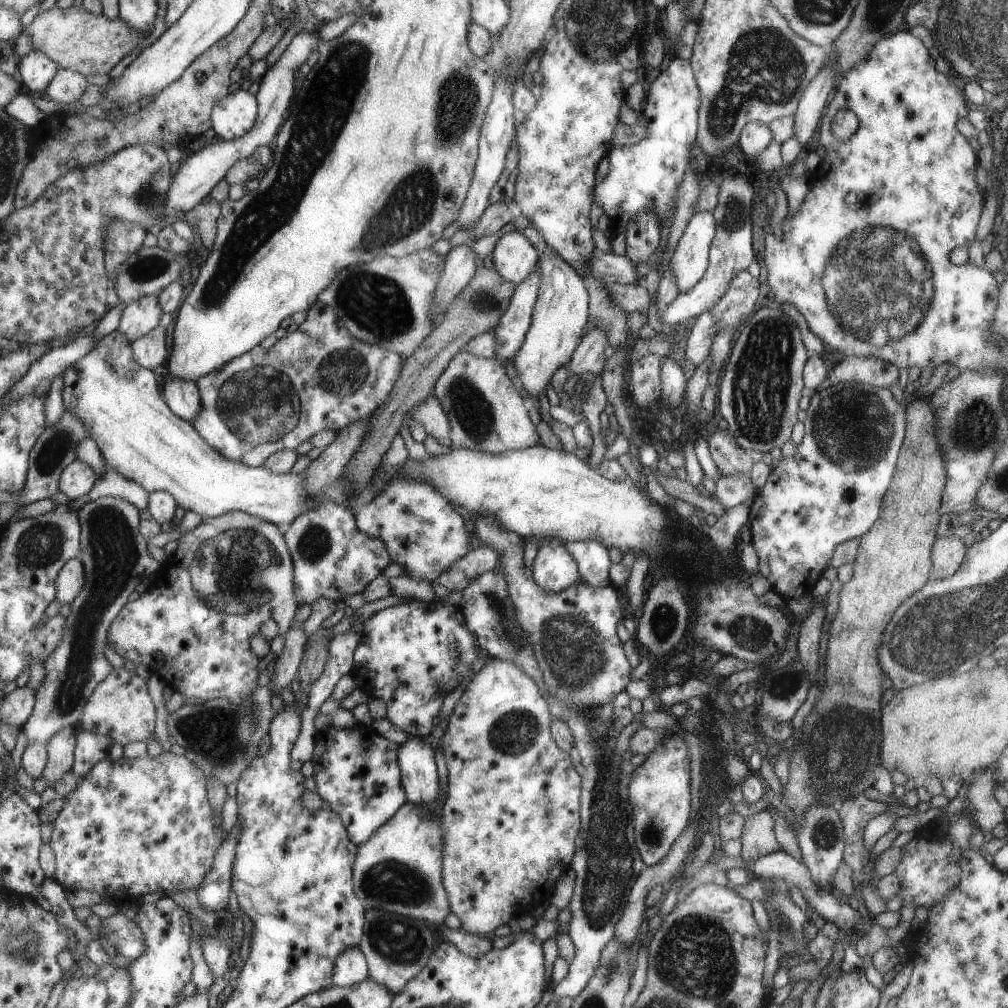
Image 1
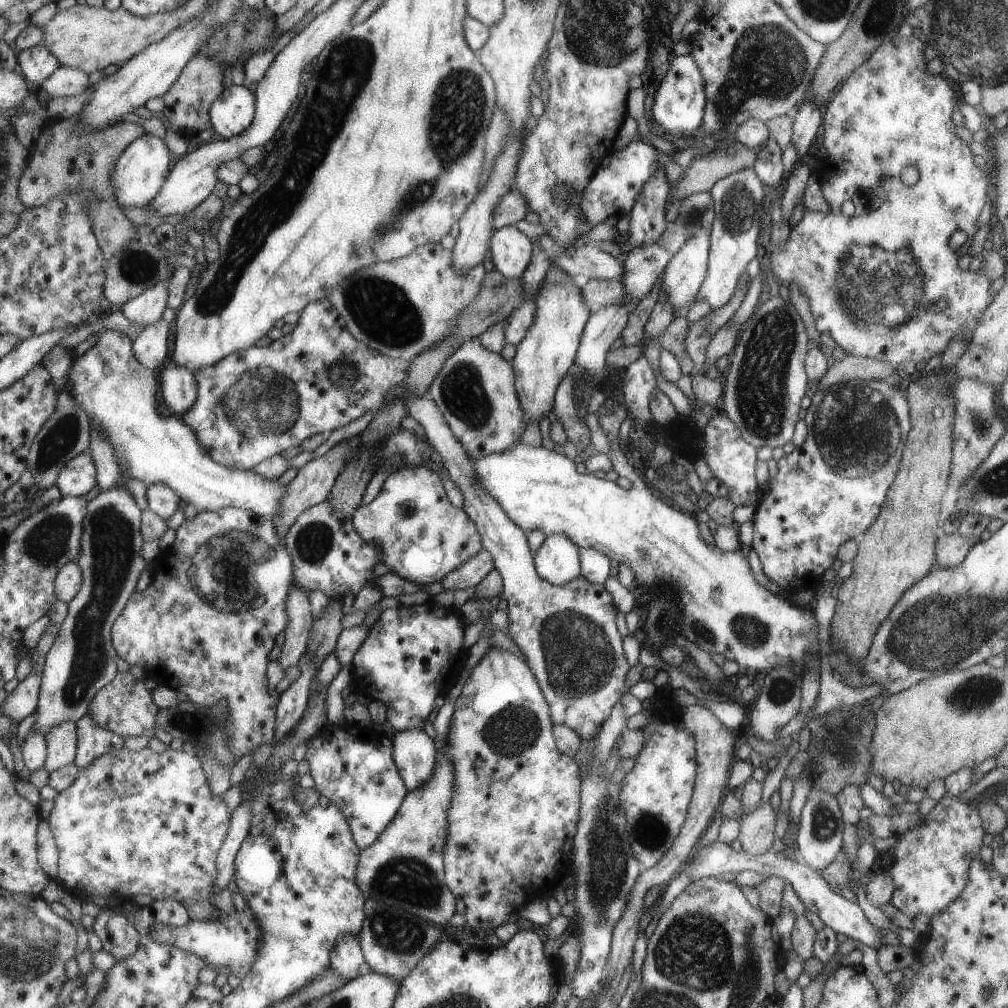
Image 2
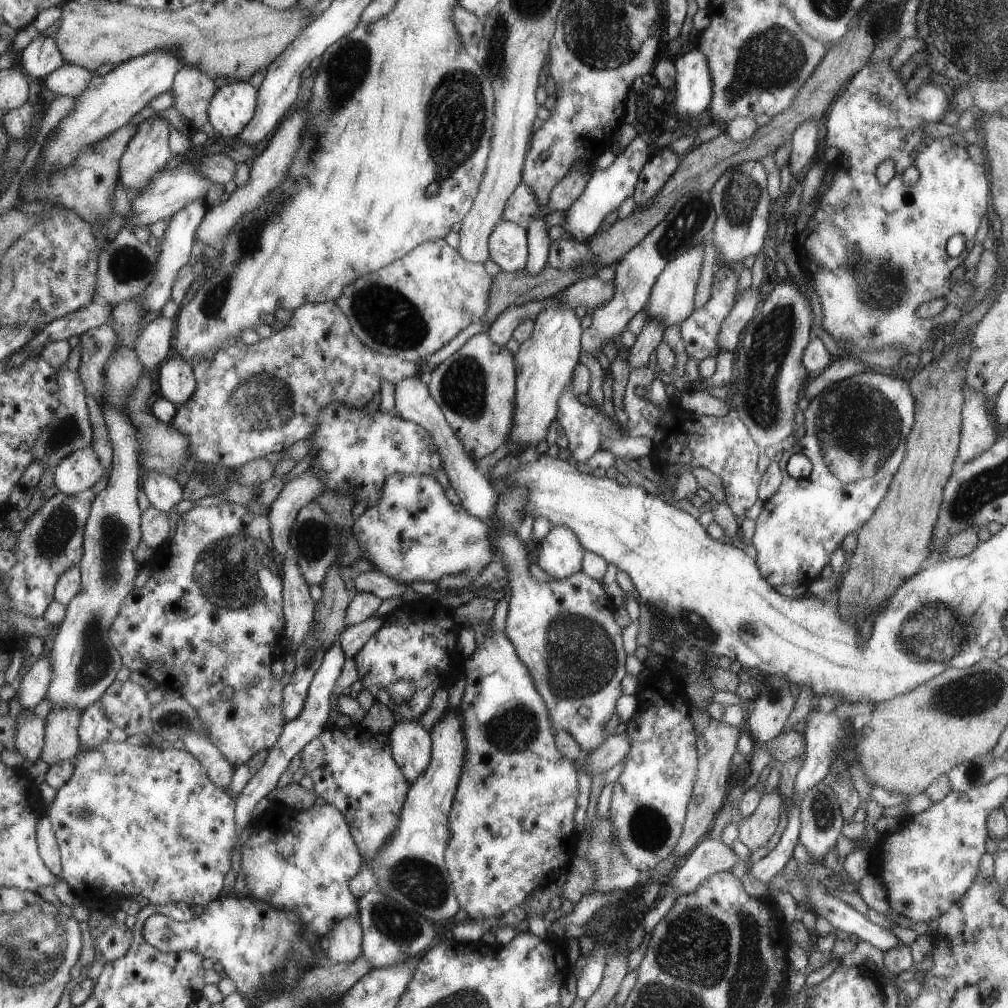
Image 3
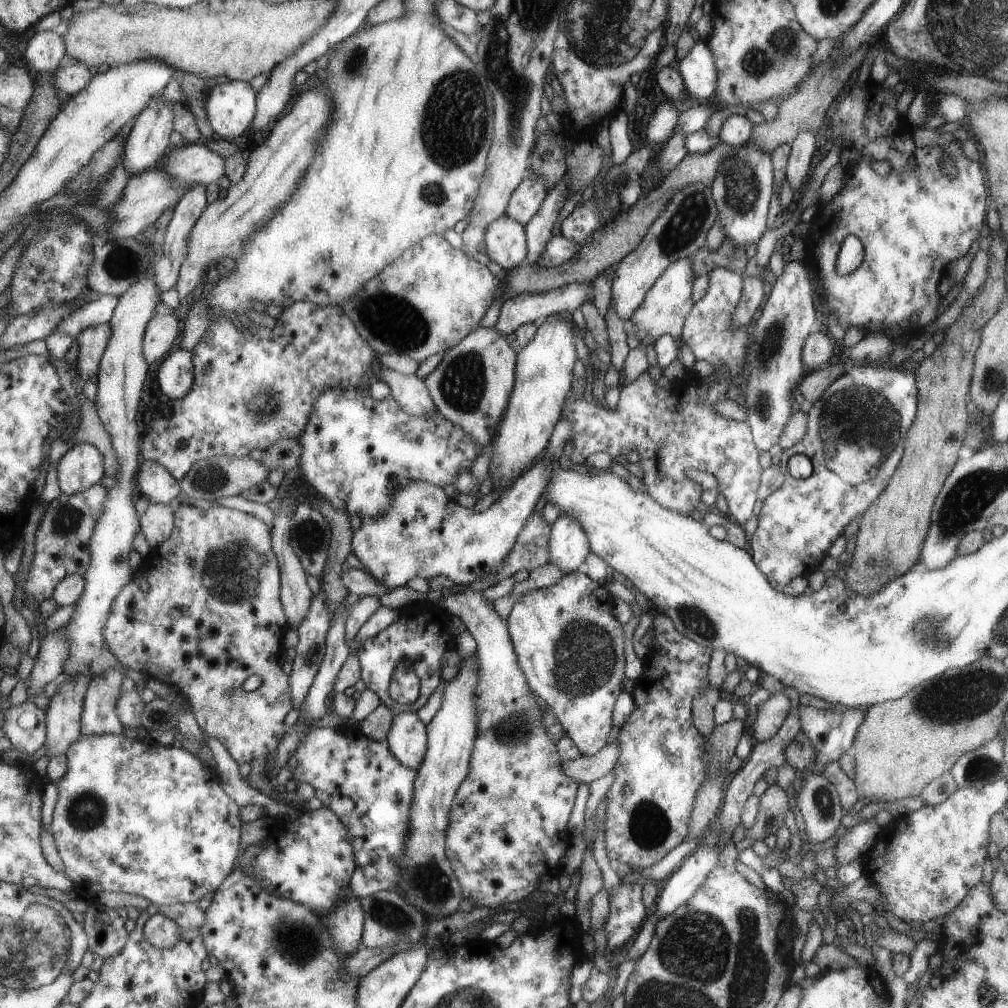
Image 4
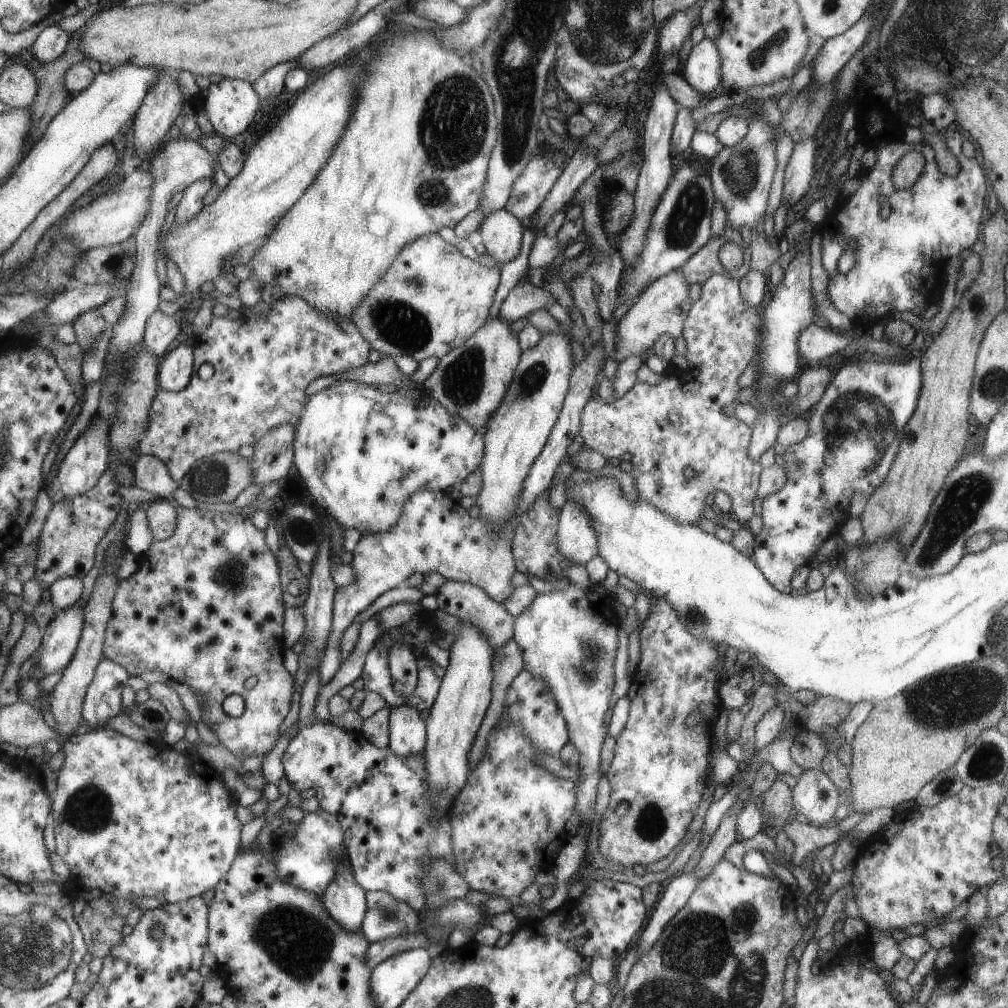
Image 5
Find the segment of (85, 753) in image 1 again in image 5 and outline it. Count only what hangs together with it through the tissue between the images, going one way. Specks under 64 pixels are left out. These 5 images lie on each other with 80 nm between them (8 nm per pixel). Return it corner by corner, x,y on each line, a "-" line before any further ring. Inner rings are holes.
107,659
99,664
91,682
83,708
84,721
92,729
106,728
107,722
122,712
121,694
130,673
121,664

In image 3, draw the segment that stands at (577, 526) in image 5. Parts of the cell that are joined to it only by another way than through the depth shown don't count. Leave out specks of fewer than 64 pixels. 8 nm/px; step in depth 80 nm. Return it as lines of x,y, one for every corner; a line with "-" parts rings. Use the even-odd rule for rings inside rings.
557,526
541,543
537,566
545,571
553,581
565,580
583,569
585,552
588,552
575,532
567,526

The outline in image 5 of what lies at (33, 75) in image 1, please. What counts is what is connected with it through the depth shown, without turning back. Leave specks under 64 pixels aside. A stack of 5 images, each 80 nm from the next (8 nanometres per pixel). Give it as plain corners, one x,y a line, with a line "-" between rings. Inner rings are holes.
52,24
38,35
31,46
31,52
41,64
55,62
66,53
71,38
72,36
67,34
61,26

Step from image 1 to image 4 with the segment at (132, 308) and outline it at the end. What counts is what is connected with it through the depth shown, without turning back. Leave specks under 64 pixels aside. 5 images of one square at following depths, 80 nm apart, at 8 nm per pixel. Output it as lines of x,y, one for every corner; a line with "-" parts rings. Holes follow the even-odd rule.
201,184
193,185
191,190
188,190
187,194
181,198
173,212
173,217
166,227
166,234
164,242
162,244
163,255
155,261
155,284
159,288
159,300
164,294
163,292
170,289
175,289
178,284
180,273
182,270
183,262
190,253
189,249
189,236
191,236
191,230
195,227
195,224
199,222
203,212
207,210
207,188

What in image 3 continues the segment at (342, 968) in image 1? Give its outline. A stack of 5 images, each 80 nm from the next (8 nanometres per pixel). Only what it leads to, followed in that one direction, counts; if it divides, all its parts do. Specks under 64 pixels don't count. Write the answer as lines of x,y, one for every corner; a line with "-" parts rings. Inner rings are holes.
358,916
345,918
332,929
327,938
330,962
345,964
357,962
361,958
364,942
364,929

